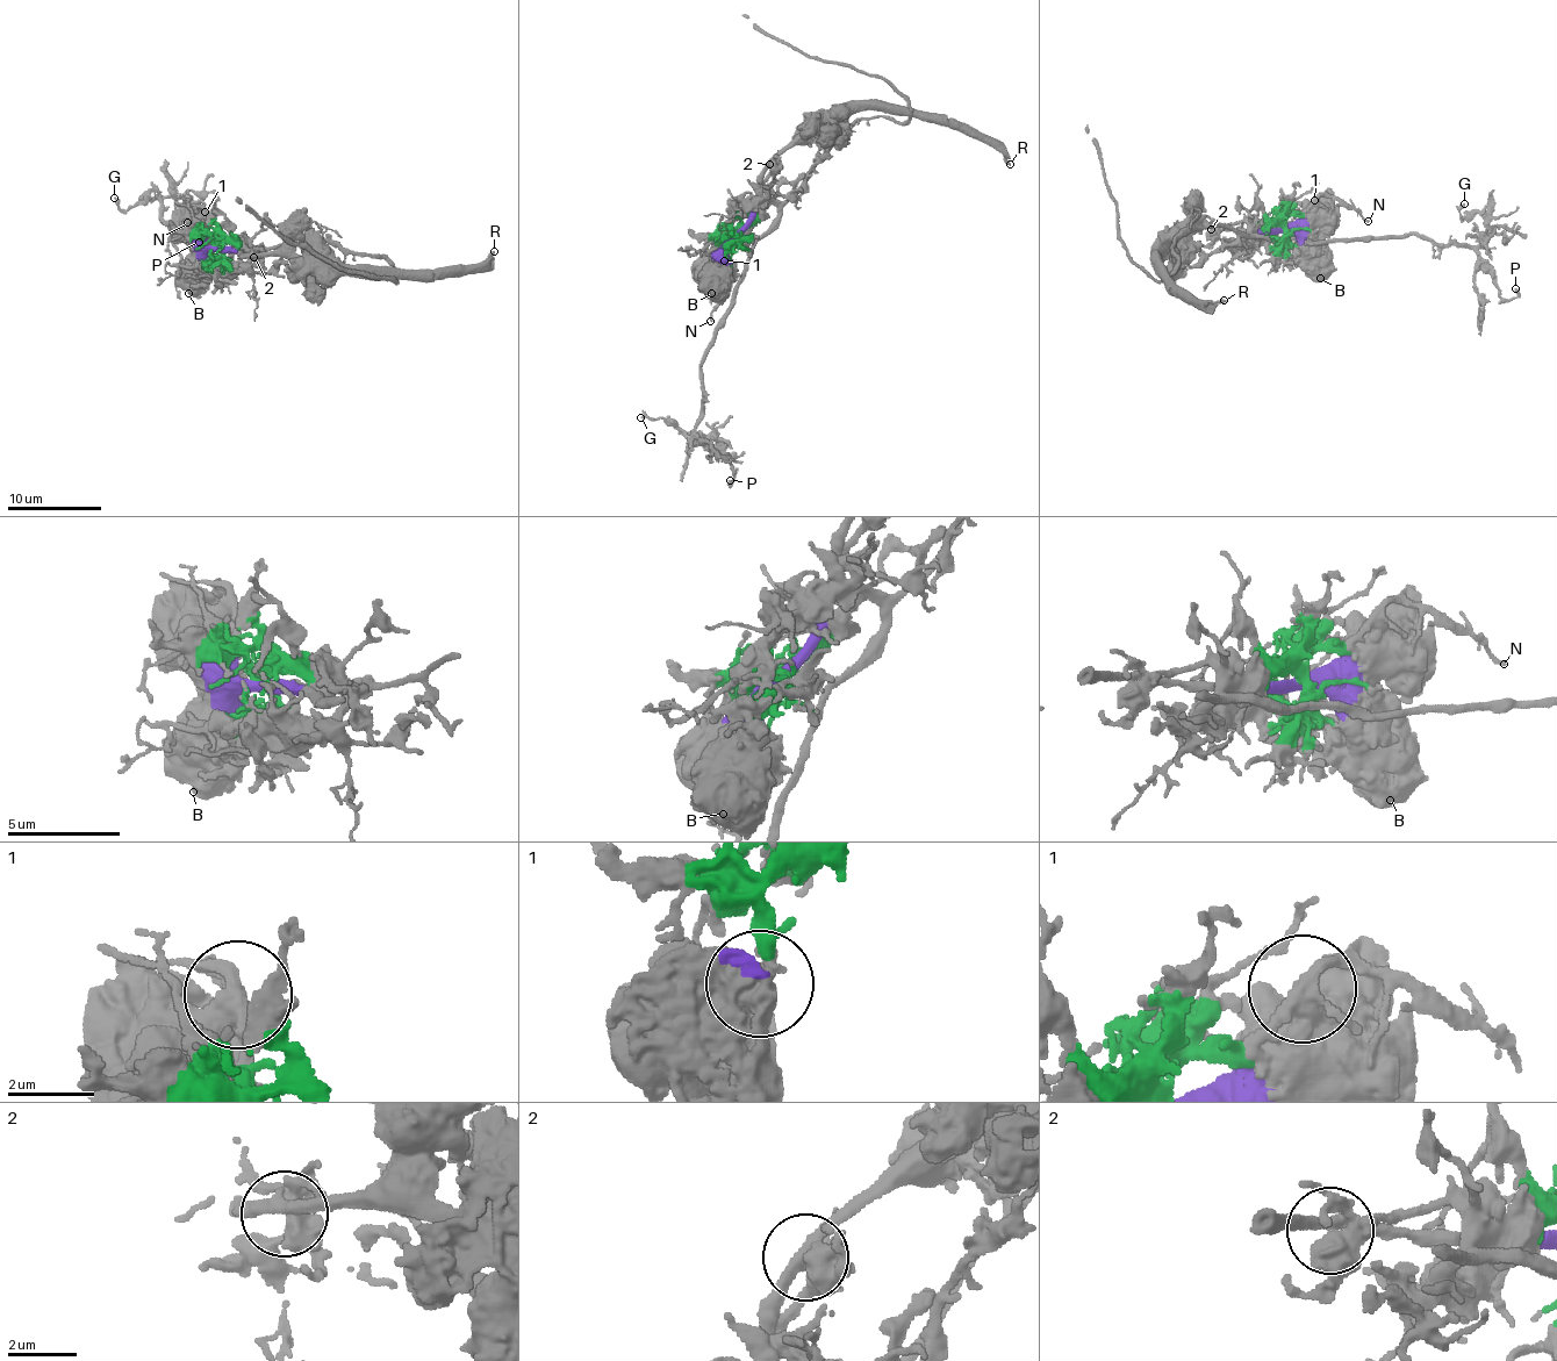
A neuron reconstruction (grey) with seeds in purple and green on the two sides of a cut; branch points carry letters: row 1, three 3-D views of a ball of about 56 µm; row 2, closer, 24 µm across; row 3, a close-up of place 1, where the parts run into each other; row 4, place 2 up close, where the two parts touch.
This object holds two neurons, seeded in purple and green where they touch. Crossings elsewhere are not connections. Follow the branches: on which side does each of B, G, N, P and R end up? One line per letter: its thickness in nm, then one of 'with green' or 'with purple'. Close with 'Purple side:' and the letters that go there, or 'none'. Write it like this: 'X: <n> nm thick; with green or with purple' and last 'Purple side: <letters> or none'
B: 700 nm thick; with purple
G: 260 nm thick; with green
N: 110 nm thick; with green
P: 220 nm thick; with green
R: 220 nm thick; with purple
Purple side: B, R

